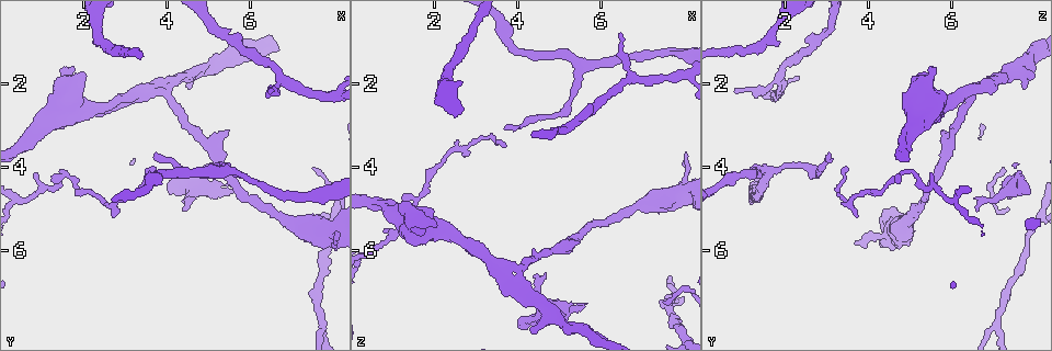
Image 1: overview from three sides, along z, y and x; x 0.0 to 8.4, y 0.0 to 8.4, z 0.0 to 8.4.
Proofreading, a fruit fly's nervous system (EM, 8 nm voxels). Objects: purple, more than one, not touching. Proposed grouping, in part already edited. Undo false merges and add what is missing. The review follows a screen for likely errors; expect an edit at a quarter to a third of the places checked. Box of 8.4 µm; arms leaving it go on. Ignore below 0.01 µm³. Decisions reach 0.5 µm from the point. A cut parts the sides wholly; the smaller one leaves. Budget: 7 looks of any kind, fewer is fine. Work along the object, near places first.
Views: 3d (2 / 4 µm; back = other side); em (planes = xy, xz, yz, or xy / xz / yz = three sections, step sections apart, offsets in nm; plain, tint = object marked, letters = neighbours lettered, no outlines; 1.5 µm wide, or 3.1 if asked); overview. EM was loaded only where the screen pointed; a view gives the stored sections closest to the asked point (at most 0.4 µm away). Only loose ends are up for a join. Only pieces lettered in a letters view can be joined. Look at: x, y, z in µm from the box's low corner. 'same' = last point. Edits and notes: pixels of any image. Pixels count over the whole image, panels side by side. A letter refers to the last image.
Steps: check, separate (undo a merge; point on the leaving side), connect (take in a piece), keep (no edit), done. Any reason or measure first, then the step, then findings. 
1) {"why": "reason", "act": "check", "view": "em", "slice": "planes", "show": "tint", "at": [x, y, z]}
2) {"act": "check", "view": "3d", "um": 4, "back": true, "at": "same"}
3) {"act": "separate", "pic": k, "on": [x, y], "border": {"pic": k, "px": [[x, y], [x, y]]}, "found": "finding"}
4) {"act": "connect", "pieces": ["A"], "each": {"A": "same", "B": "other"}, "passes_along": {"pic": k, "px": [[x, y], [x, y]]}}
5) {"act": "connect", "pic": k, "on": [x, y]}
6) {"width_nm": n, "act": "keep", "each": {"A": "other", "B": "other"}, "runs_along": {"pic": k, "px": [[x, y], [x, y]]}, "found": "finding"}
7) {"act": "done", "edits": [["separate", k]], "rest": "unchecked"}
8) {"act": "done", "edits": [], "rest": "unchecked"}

{"why": "three arms meet", "act": "check", "view": "em", "slice": "planes", "show": "tint", "at": [5.75, 4.15, 1.55]}

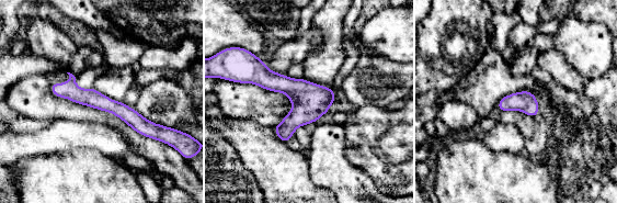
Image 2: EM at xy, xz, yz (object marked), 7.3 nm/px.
{"why": "what lies round it", "act": "check", "view": "em", "slice": "planes", "show": "letters", "at": "same"}

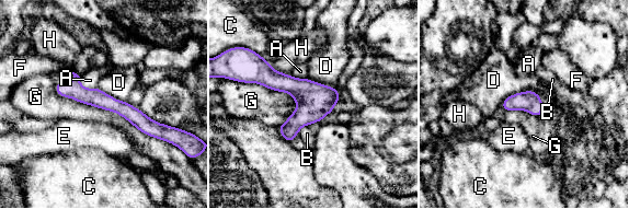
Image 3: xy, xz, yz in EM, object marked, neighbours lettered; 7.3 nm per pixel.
{"longest_contact_nm": ["G", 1050], "act": "keep", "each": {"A": "other", "B": "other", "C": "other", "D": "other", "E": "other", "F": "other", "G": "other", "H": "other"}, "border": {"pic": 3, "px": [[539, 94], [515, 92], [500, 105]]}, "found": "continuous, no second neuron"}

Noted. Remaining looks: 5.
{"why": "sudden change in width", "act": "check", "view": "em", "slice": "xz", "step": 4, "show": "tint", "at": [6.80, 5.20, 5.00]}

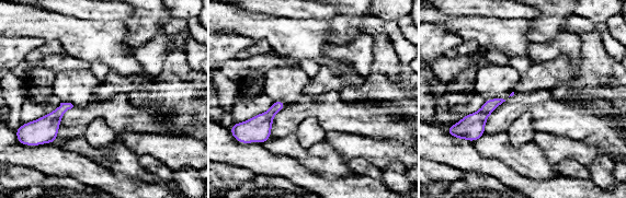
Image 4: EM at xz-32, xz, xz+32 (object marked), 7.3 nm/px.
{"why": "another direction", "act": "check", "view": "em", "slice": "yz", "step": 8, "show": "tint", "at": "same"}

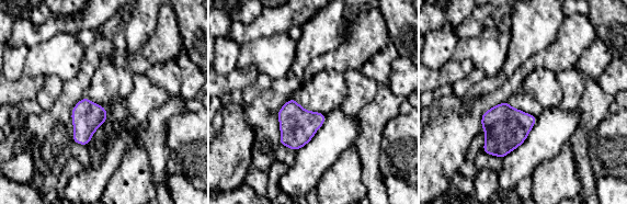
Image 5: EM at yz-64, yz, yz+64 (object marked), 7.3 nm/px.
{"why": "see the neighbours", "act": "check", "view": "em", "slice": "yz", "step": 8, "show": "letters", "at": "same"}

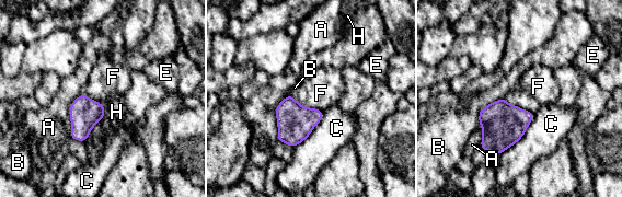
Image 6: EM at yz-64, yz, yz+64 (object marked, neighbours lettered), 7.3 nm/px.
{"act": "keep", "each": {"A": "other", "B": "other", "C": "other", "E": "other", "F": "other", "H": "other"}, "border": {"pic": 6, "px": [[103, 104], [104, 116], [84, 141]]}, "found": "one neuron here"}

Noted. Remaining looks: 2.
{"why": "free end", "act": "check", "view": "em", "slice": "planes", "show": "letters", "at": [1.30, 4.25, 4.60]}

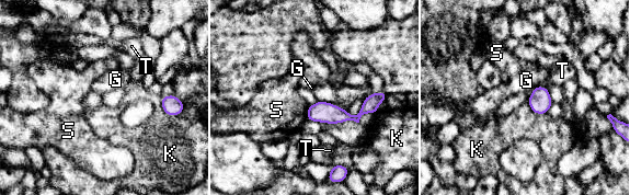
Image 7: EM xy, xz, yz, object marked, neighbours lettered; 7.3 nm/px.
{"act": "keep", "each": {"G": "other", "K": "other", "S": "other", "T": "other"}, "border": {"pic": 7, "px": [[318, 101], [308, 106]]}, "found": "none of them fits"}

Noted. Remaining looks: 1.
{"act": "done", "edits": [], "rest": "unchecked"}

